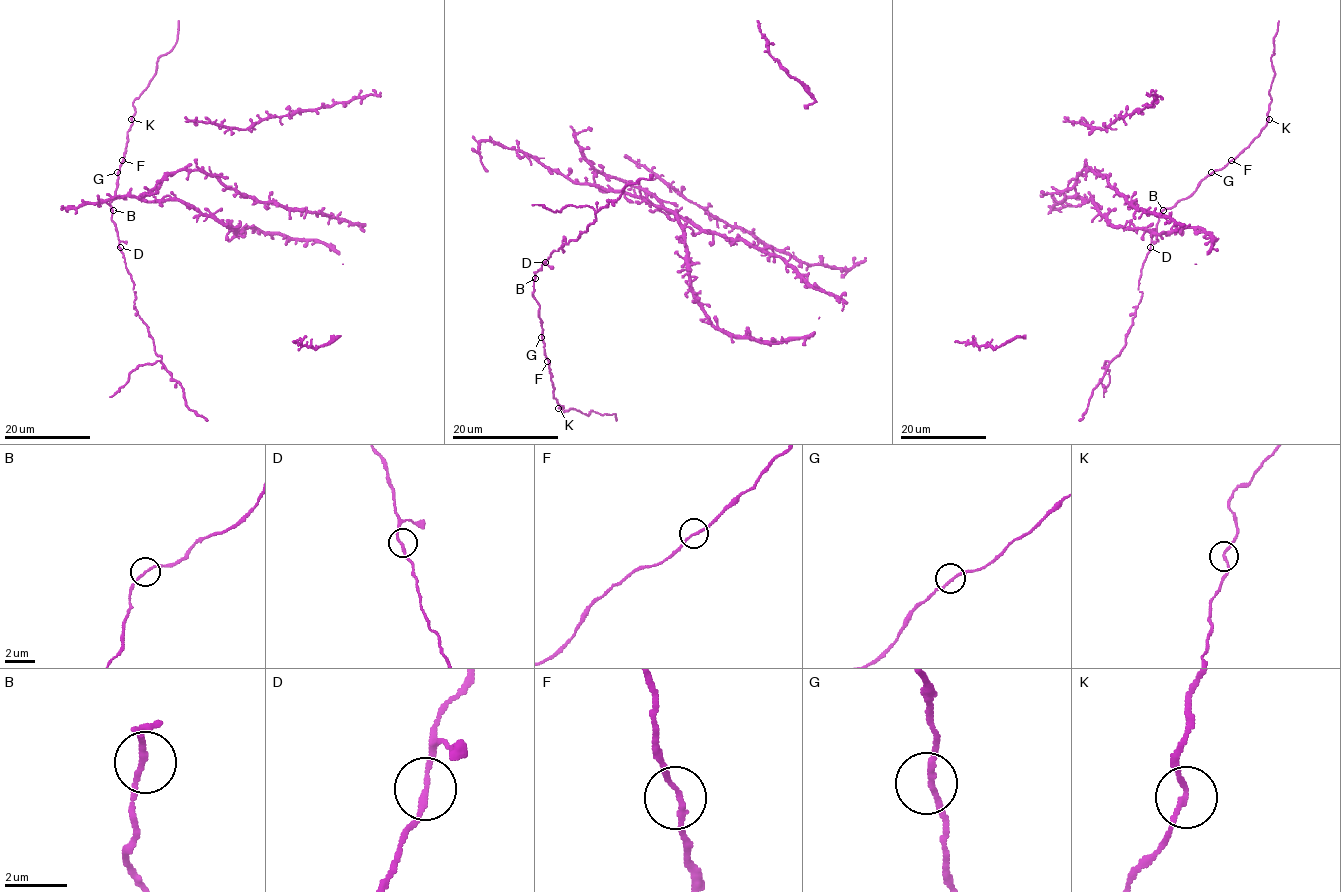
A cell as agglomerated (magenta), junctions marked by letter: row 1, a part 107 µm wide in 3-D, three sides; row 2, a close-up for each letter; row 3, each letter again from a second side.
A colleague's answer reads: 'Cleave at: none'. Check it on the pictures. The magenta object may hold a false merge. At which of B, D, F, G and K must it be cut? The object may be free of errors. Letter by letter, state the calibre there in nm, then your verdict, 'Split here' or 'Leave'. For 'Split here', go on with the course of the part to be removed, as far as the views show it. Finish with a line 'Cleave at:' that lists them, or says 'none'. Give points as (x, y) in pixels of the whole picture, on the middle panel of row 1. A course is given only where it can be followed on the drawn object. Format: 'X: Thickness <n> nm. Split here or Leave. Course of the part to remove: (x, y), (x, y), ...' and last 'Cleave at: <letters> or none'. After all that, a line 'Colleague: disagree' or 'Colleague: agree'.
B: Thickness 160 nm. Leave
D: Thickness 160 nm. Leave
F: Thickness 150 nm. Leave
G: Thickness 170 nm. Leave
K: Thickness 160 nm. Leave
Cleave at: none
Colleague: agree

